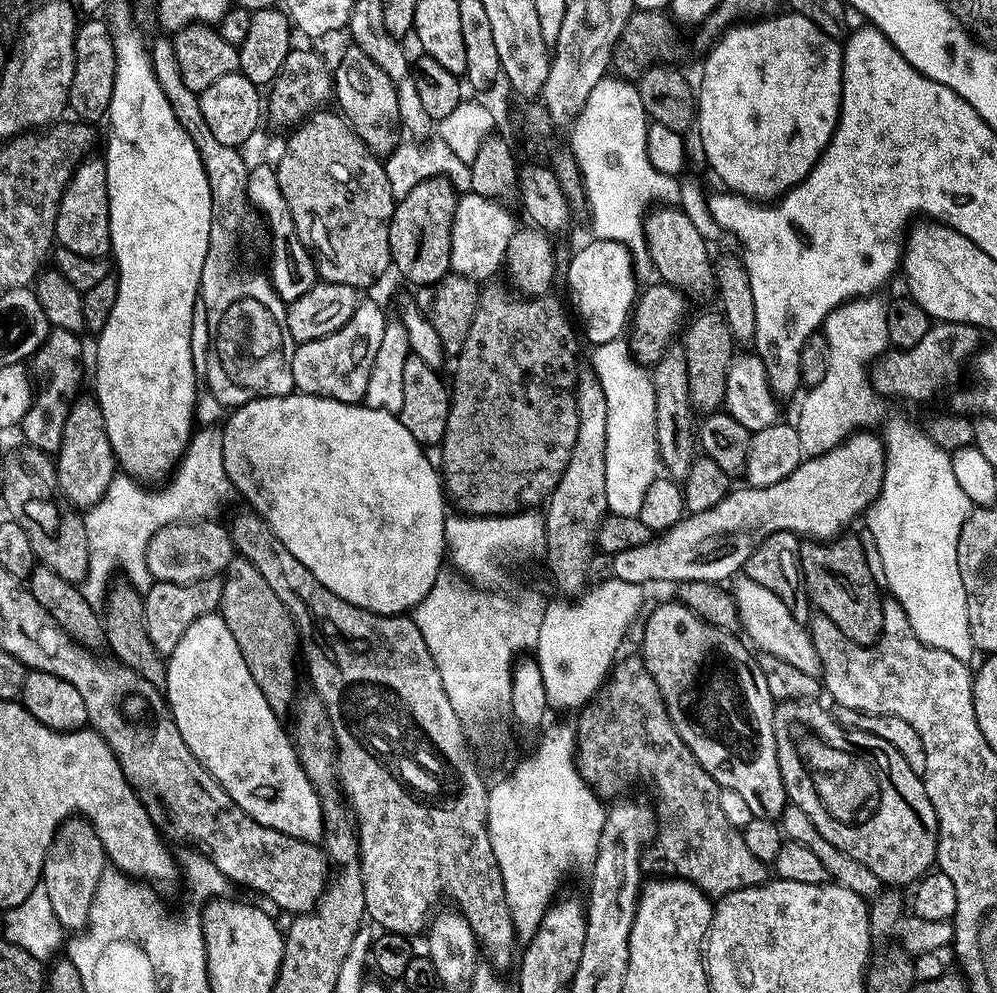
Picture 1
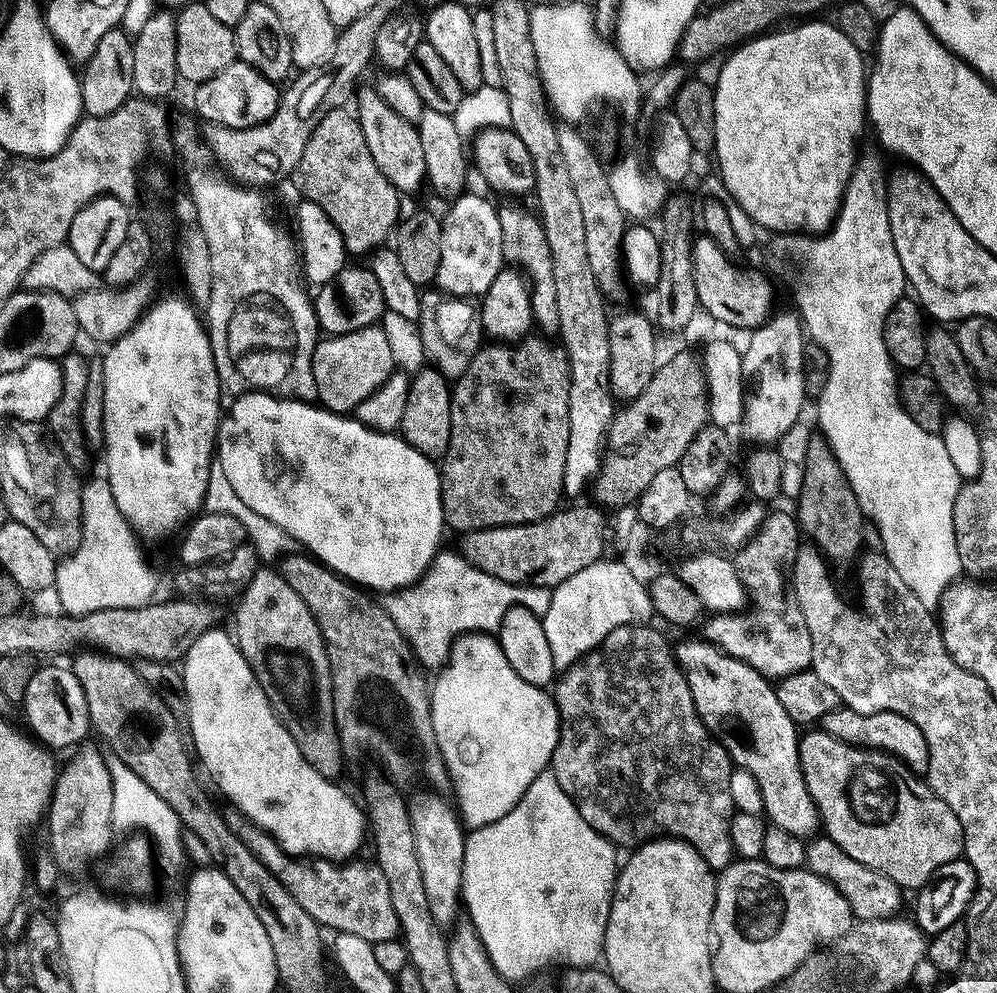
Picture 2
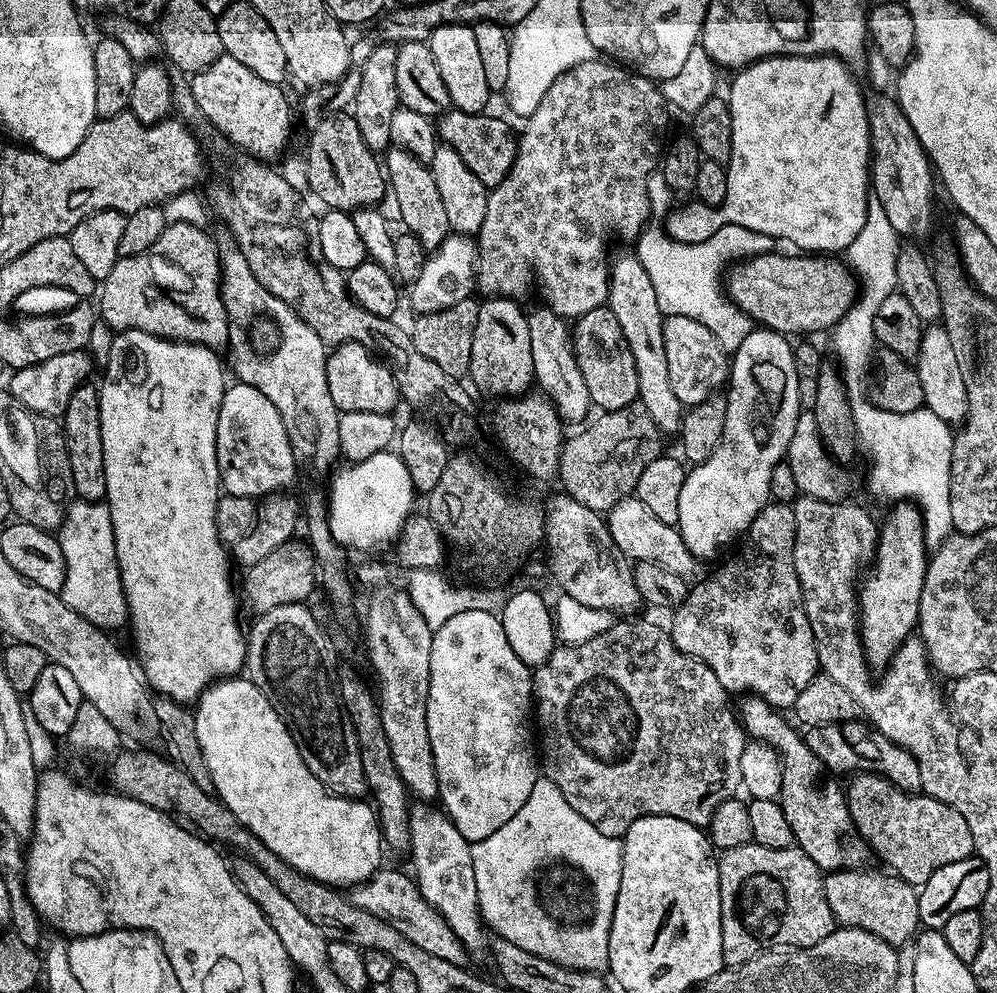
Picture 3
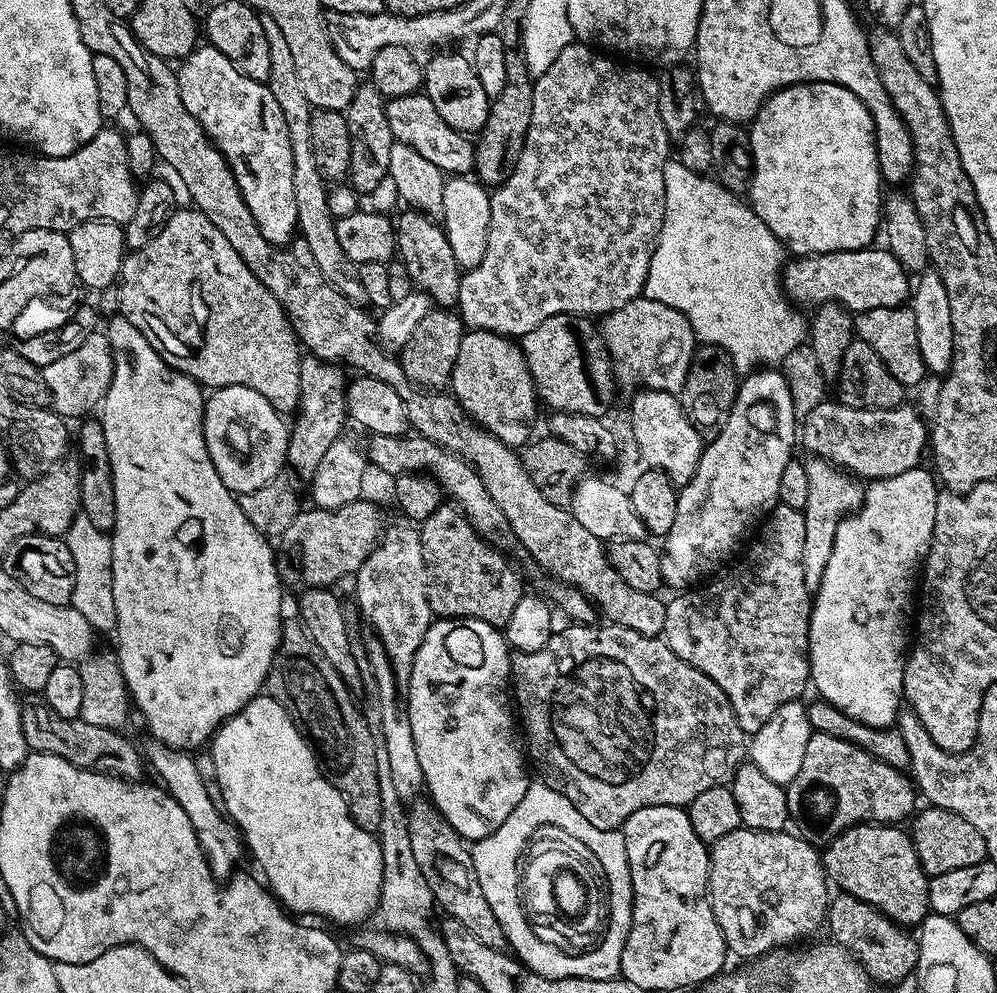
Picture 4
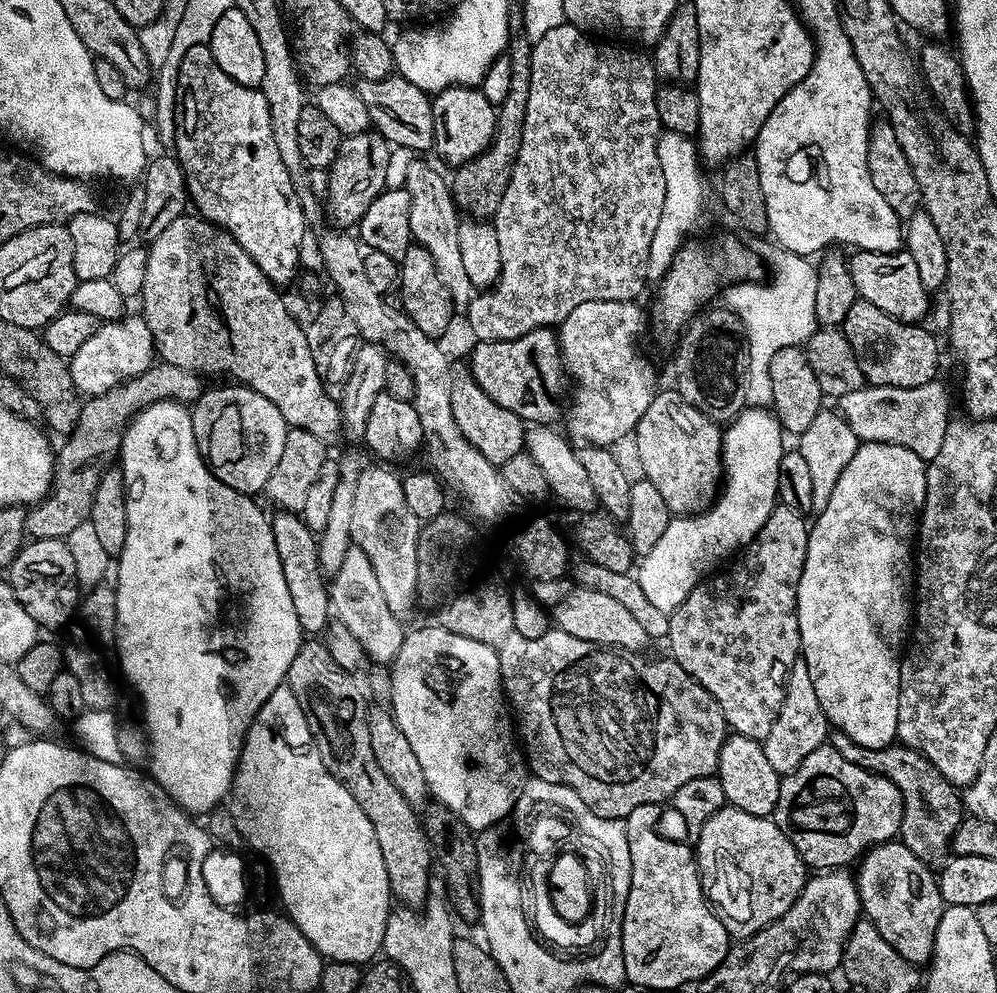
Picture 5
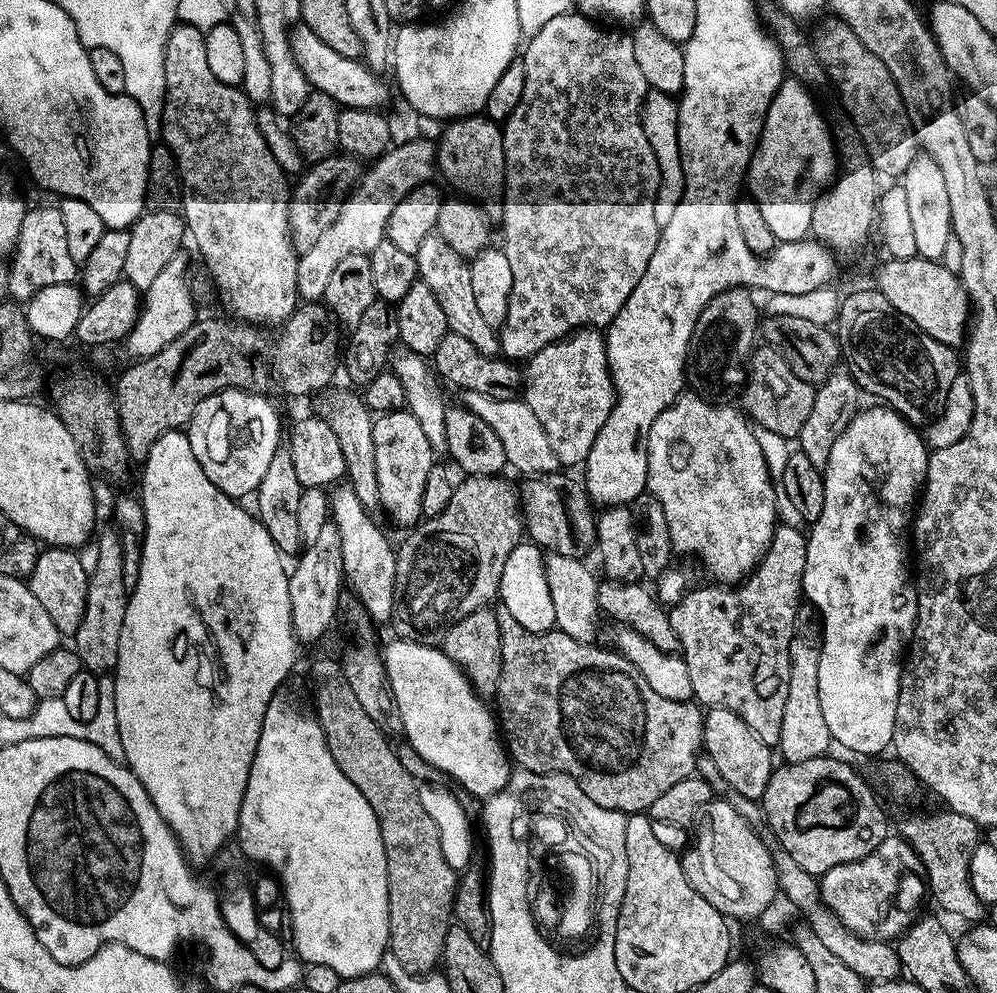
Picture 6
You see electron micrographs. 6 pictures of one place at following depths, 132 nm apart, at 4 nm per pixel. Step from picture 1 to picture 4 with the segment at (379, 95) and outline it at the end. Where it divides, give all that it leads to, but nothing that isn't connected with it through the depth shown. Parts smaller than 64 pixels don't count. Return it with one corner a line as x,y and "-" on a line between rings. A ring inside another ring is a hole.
405,211
400,217
397,215
394,220
396,251
398,259
406,262
406,270
410,270
413,289
425,292
433,305
455,309
462,269
455,261
454,252
450,248
450,242
447,241
444,228
425,212

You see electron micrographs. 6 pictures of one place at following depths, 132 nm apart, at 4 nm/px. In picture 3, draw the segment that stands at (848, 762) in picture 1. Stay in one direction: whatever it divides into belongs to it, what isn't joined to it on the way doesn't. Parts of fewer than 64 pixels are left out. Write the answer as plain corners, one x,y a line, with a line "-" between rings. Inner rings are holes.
861,772
853,775
846,784
846,799
850,818
862,834
869,849
895,875
906,883
919,886
942,866
950,862
962,862
962,858
973,855
976,847
966,826
966,818
946,802
932,796
904,792
888,781
887,776
874,772

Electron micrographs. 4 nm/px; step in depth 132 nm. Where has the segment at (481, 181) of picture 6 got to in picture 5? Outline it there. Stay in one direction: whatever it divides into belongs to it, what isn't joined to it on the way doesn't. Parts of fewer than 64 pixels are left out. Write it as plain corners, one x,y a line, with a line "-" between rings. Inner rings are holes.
476,86
443,88
431,97
434,118
434,152
446,163
459,166
478,158
490,146
495,134
497,105
484,97

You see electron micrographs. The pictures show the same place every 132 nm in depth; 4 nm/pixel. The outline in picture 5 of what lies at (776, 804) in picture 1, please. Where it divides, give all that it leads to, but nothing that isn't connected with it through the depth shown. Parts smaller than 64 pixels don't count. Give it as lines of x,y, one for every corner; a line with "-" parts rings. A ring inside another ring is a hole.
899,839
868,849
860,857
858,867
854,879
863,915
906,962
927,965
932,959
938,922
942,922
946,907
937,873

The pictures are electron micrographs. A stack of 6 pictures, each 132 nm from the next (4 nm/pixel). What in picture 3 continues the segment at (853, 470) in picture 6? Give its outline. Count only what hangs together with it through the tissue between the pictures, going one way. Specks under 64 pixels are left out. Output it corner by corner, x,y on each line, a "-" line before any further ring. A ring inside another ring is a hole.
896,502
891,508
892,513
885,518
884,524
882,520
878,528
874,563
871,565
872,576
865,575
858,588
860,641
864,644
864,654
868,658
869,665
873,669
877,668
876,670
888,667
888,661
900,649
901,642
907,640
919,625
922,586
930,559
930,548
924,538
924,516
919,507
911,502

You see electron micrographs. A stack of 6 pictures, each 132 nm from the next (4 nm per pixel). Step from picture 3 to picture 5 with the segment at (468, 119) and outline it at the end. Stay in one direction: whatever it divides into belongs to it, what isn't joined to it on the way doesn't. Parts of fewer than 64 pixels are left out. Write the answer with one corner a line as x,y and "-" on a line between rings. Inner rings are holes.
399,74
387,76
385,80
360,80
358,91
362,102
366,102
366,110
370,110
372,128
380,132
390,145
408,147
415,154
433,147
434,118
429,93

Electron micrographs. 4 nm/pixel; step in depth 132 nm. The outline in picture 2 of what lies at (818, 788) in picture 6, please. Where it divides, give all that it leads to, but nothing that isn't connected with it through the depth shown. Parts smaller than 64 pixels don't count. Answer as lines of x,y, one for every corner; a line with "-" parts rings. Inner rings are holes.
838,706
830,710
818,721
819,727
829,732
834,738
844,740
847,744
854,744
858,748
866,748
878,752
886,752
895,756
903,764
908,765
908,771
913,776
923,777
928,771
928,747
926,738
922,738
922,730
897,712
867,712
858,714
858,710
850,710

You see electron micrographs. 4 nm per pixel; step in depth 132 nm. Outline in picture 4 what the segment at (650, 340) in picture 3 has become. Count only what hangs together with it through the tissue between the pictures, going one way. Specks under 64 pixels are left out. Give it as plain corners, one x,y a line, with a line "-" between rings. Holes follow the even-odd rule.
644,388
636,394
632,400
632,436
636,439
636,448
645,460
645,465
665,472
677,486
688,484
690,478
694,478
700,456
706,447
705,441
700,441
701,429
695,428
690,422
684,407
673,393
659,388

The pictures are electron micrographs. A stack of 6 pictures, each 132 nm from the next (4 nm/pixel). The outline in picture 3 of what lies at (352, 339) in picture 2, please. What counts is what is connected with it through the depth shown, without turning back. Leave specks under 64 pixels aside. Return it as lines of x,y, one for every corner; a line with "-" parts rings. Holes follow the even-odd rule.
337,344
328,352
326,386
330,386
330,398
340,413
392,414
402,400
388,365
361,344

